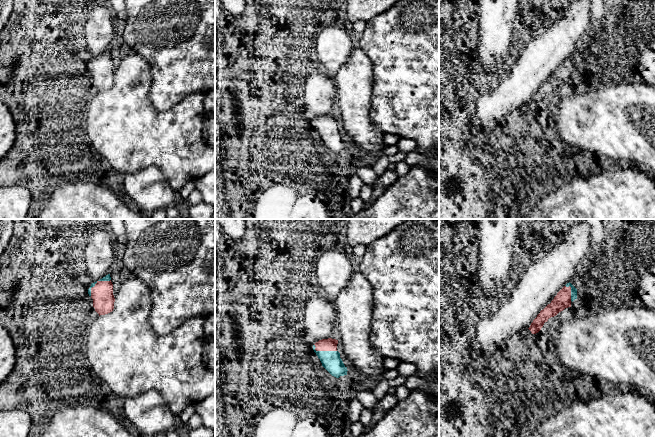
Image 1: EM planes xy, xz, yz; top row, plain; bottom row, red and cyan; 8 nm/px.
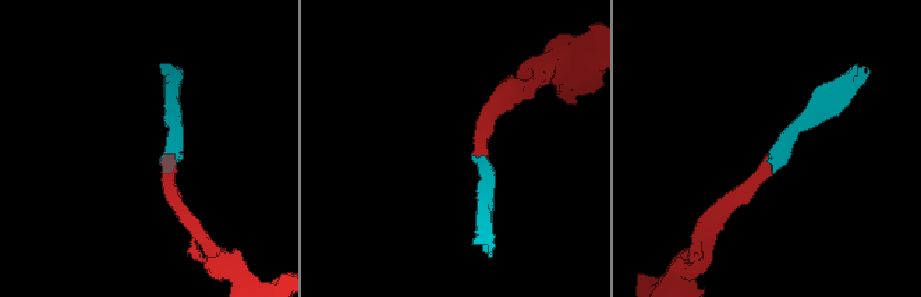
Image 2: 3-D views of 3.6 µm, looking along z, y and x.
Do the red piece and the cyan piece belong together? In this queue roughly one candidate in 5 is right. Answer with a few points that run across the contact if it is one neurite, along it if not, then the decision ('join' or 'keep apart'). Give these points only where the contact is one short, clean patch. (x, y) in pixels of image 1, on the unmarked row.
line xz (329, 120), (323, 126), (331, 137); join

